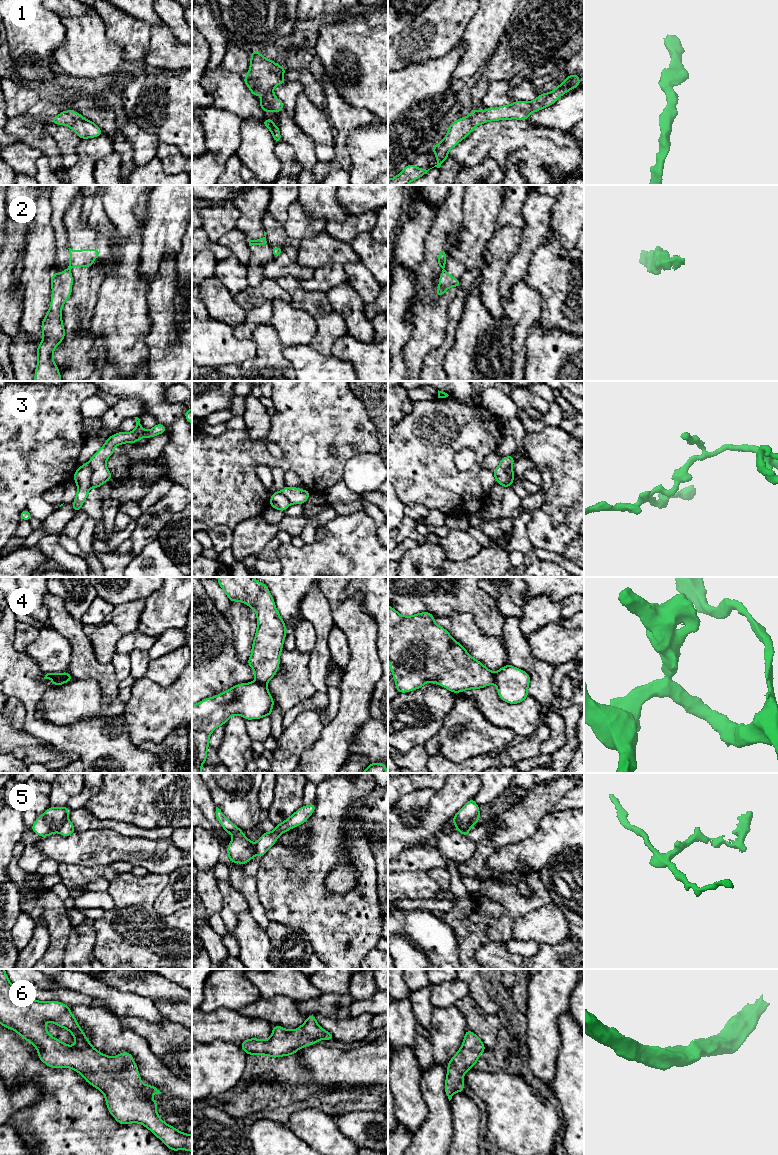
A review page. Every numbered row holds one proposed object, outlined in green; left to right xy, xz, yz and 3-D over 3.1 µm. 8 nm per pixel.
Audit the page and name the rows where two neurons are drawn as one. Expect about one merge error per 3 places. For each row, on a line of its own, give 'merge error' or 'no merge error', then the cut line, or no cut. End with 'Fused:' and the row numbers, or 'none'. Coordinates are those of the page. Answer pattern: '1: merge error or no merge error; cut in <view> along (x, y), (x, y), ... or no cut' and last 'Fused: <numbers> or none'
1: no merge error; no cut
2: merge error; cut in xy along (67, 268), (69, 270)
3: merge error; cut in xy along (87, 463), (91, 470), (91, 486)
4: merge error; cut in xz along (254, 681), (265, 684)
5: merge error; cut in yz along (456, 825), (470, 827)
6: no merge error; no cut
Fused: 2, 3, 4, 5

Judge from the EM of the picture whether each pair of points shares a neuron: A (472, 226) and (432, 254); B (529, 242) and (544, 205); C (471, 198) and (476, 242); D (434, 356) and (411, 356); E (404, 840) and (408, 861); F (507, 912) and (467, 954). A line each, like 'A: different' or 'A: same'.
A: different
B: same
C: same
D: different
E: different
F: same

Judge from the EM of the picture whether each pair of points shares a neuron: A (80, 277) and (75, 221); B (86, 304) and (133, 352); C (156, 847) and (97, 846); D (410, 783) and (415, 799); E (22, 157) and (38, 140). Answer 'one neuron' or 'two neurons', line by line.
A: one neuron
B: two neurons
C: one neuron
D: two neurons
E: two neurons

